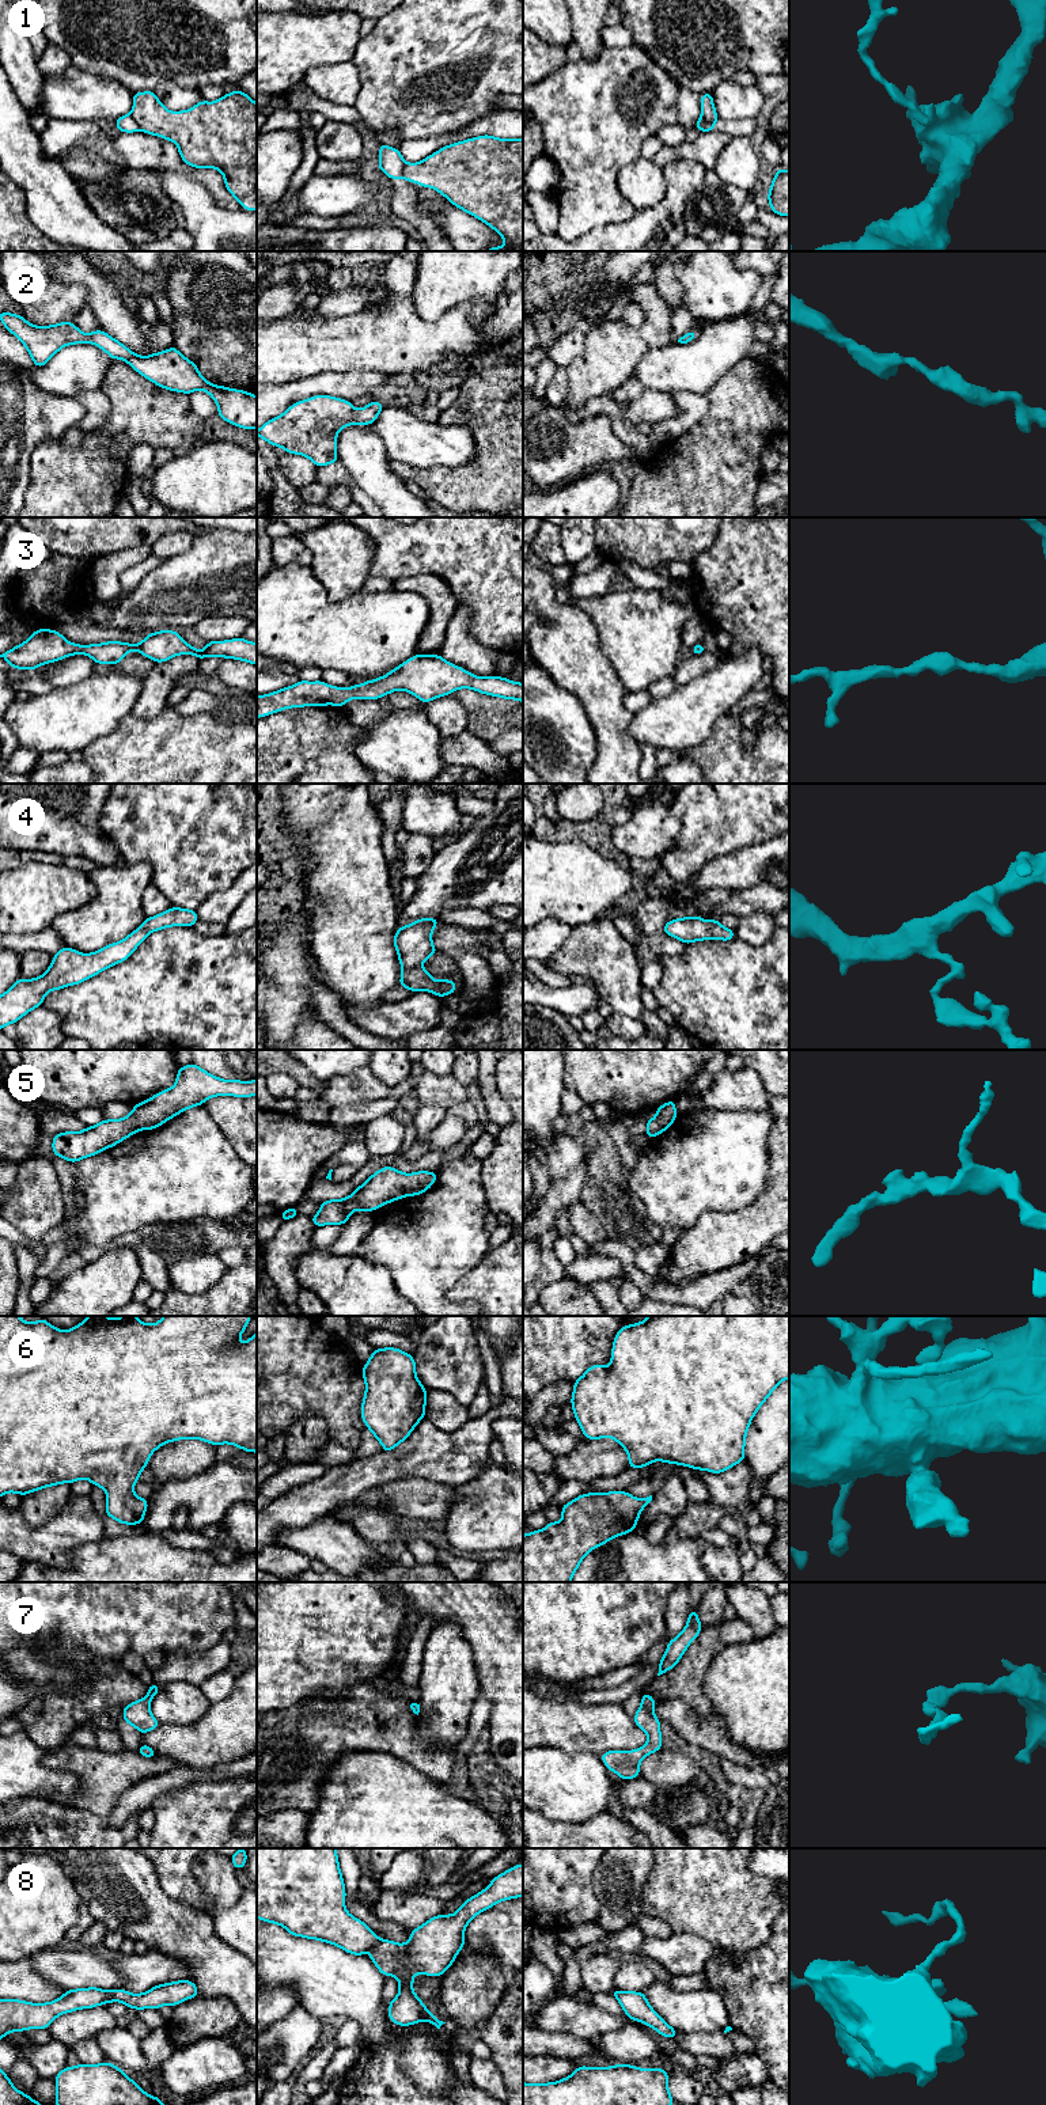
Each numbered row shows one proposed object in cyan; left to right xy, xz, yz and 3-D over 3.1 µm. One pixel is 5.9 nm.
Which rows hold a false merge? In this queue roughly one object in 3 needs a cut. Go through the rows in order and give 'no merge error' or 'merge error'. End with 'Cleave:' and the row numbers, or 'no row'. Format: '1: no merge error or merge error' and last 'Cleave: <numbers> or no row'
1: merge error
2: no merge error
3: no merge error
4: no merge error
5: no merge error
6: no merge error
7: no merge error
8: merge error
Cleave: 1, 8

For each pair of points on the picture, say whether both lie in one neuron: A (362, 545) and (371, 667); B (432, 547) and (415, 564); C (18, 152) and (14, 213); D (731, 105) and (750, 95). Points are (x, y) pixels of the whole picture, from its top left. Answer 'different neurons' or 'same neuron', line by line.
A: different neurons
B: same neuron
C: different neurons
D: same neuron

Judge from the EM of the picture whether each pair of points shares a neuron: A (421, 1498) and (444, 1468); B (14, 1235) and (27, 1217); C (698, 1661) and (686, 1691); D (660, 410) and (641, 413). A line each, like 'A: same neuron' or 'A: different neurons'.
A: different neurons
B: different neurons
C: same neuron
D: same neuron

